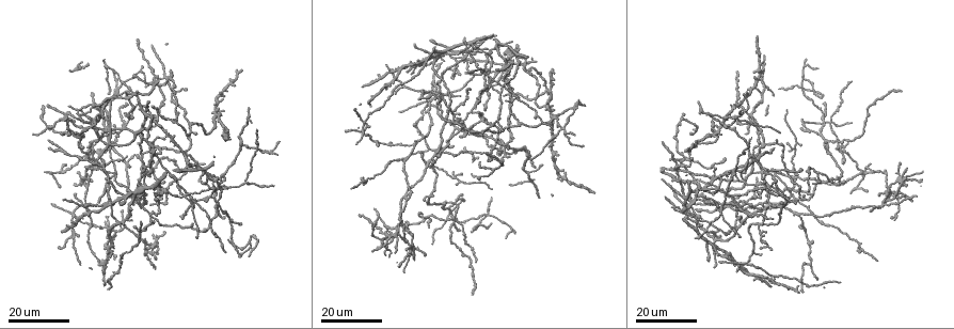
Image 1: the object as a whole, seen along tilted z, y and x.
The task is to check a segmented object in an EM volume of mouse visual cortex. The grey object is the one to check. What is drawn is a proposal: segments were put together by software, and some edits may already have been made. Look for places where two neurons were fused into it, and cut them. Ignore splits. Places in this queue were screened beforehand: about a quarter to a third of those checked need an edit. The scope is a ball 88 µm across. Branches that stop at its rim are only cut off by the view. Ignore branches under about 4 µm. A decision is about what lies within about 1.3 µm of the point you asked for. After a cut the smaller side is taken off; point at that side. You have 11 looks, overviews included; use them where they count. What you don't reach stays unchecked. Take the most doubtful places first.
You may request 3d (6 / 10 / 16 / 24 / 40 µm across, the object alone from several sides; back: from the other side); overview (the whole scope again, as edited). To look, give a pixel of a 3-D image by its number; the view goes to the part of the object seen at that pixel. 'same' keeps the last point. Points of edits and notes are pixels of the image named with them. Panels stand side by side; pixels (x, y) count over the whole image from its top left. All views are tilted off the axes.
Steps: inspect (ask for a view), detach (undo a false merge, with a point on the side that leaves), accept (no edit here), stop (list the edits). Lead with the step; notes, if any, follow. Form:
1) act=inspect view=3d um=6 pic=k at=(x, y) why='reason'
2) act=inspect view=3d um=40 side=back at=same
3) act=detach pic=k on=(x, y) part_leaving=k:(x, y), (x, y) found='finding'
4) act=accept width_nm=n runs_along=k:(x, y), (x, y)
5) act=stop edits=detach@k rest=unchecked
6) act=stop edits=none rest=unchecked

act=inspect view=3d um=24 pic=1 at=(561, 128) why='four-way junction'

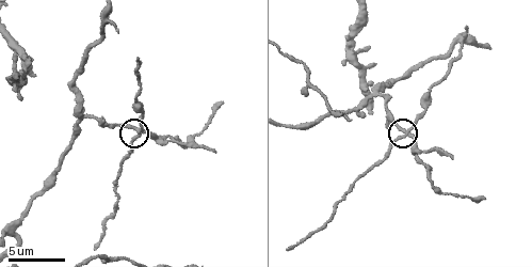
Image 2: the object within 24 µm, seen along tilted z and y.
act=inspect view=3d um=6 pic=2 at=(407, 134) why='zoom in'

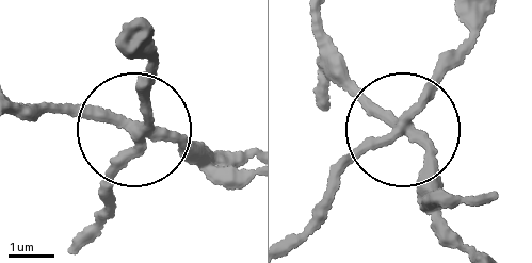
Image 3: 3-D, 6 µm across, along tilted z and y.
act=detach pic=3 on=(144, 92) side_arm_um=12 arms=4 found='two neurons meet here'

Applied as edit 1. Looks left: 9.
act=inspect view=overview

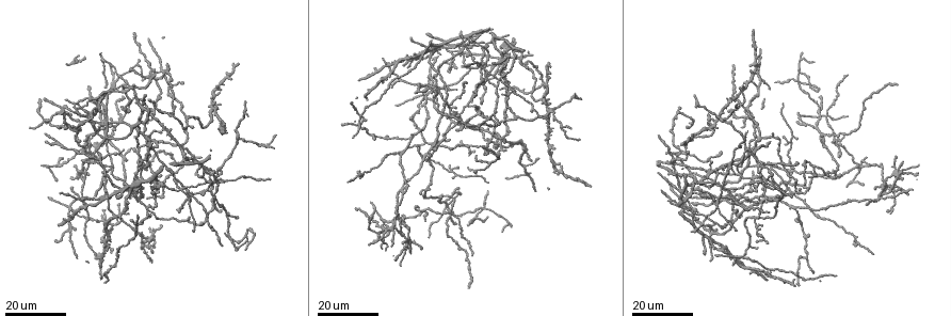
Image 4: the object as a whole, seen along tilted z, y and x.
act=inspect view=3d um=24 pic=4 at=(803, 123) why='four arms meet'

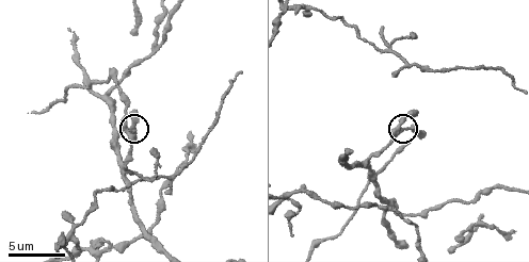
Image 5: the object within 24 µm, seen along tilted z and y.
act=inspect view=3d um=10 pic=5 at=(397, 132)

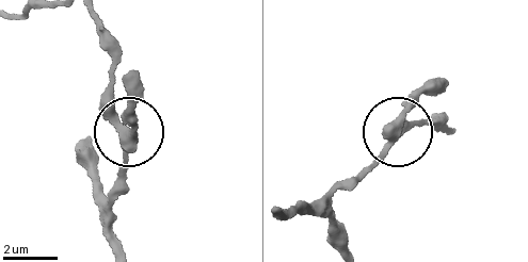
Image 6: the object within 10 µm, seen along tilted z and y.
act=accept runs_along=6:(114, 248), (115, 184), (140, 102) found='continuous, no second neuron'

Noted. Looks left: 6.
act=inspect view=3d um=16 pic=4 at=(182, 191) why='four or more arms meet'

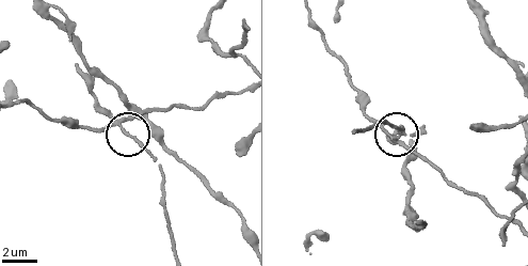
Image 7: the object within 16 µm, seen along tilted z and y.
act=inspect view=3d um=10 pic=7 at=(118, 125) why='zoom in'

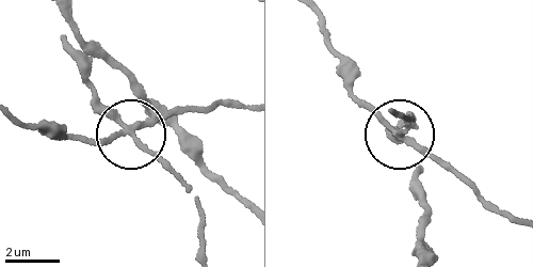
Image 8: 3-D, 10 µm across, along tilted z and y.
act=detach pic=8 on=(436, 158) side_arm_um=16 arms=4 found='a second neuron is stuck on'

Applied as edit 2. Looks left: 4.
act=inspect view=overview

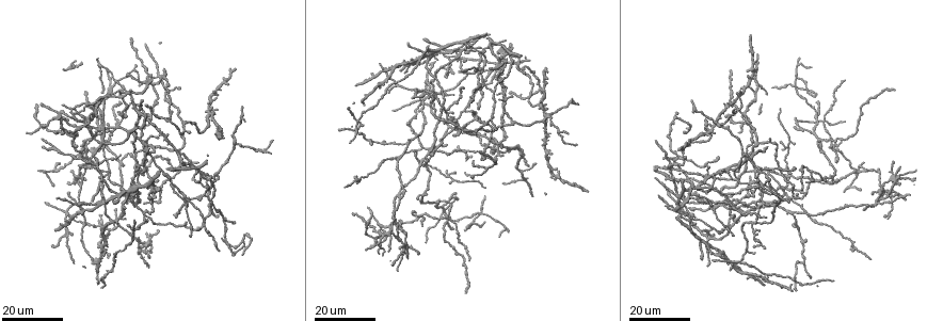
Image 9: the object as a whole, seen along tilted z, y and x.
act=inspect view=3d um=16 pic=9 at=(167, 175) why='arms part here'

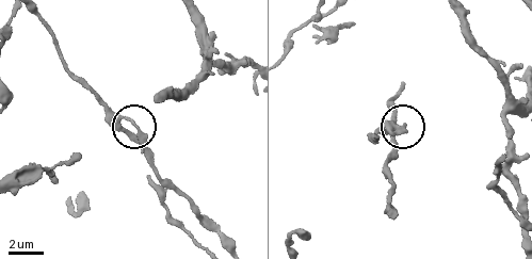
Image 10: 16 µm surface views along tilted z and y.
act=inspect view=3d um=10 pic=10 at=(119, 119)

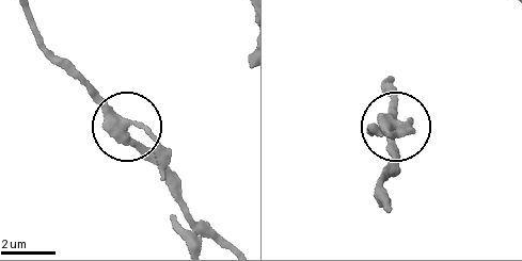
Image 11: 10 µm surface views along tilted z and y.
act=accept side_arm_um=26 found='all the same neuron'

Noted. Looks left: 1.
act=inspect view=3d um=16 pic=5 at=(65, 244) why='four-way junction'

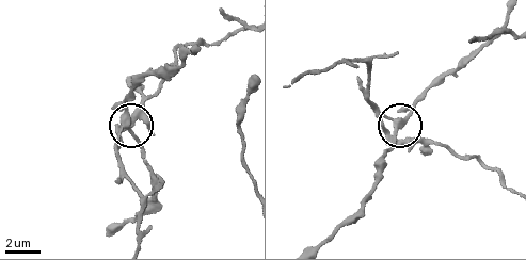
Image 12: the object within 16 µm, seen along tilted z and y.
act=detach pic=12 on=(405, 142) arms=4 part_leaving=12:(392, 119), (364, 97), (365, 62), (338, 62), (299, 80) found='a second neuron is stuck on'

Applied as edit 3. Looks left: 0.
act=stop edits=detach@3,detach@8,detach@12 rest=unchecked

